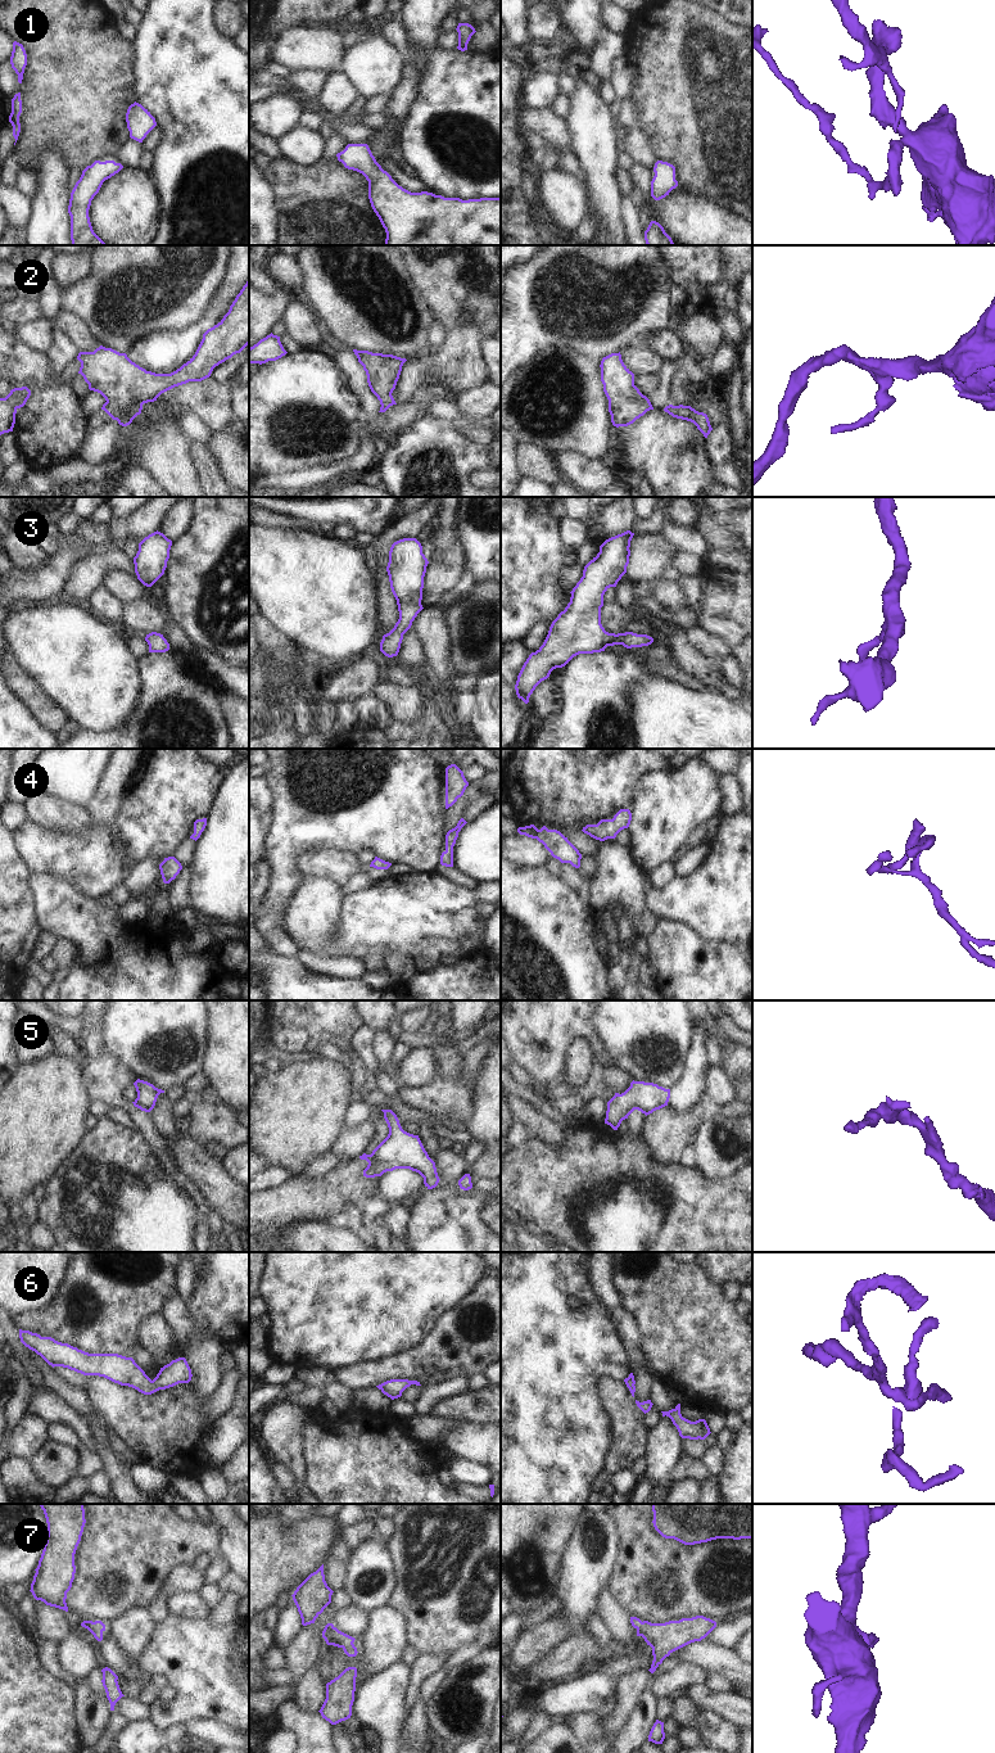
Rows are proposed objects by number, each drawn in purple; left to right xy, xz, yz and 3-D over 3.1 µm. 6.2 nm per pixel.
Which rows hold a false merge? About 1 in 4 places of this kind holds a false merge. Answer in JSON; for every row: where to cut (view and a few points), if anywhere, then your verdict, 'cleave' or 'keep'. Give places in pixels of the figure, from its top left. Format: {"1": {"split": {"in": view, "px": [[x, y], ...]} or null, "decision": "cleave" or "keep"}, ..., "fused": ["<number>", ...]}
{"1": {"split": null, "decision": "keep"}, "2": {"split": null, "decision": "keep"}, "3": {"split": null, "decision": "keep"}, "4": {"split": null, "decision": "keep"}, "5": {"split": null, "decision": "keep"}, "6": {"split": null, "decision": "keep"}, "7": {"split": null, "decision": "keep"}, "fused": []}

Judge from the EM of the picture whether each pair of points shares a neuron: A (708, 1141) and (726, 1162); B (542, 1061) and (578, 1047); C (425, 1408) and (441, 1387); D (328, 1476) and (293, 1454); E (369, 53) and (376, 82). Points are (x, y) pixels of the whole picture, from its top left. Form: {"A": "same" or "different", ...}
{"A": "same", "B": "different", "C": "same", "D": "different", "E": "same"}

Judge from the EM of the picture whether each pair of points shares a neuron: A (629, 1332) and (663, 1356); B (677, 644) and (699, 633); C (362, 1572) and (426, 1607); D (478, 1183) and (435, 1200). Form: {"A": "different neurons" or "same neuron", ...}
{"A": "different neurons", "B": "different neurons", "C": "different neurons", "D": "different neurons"}

